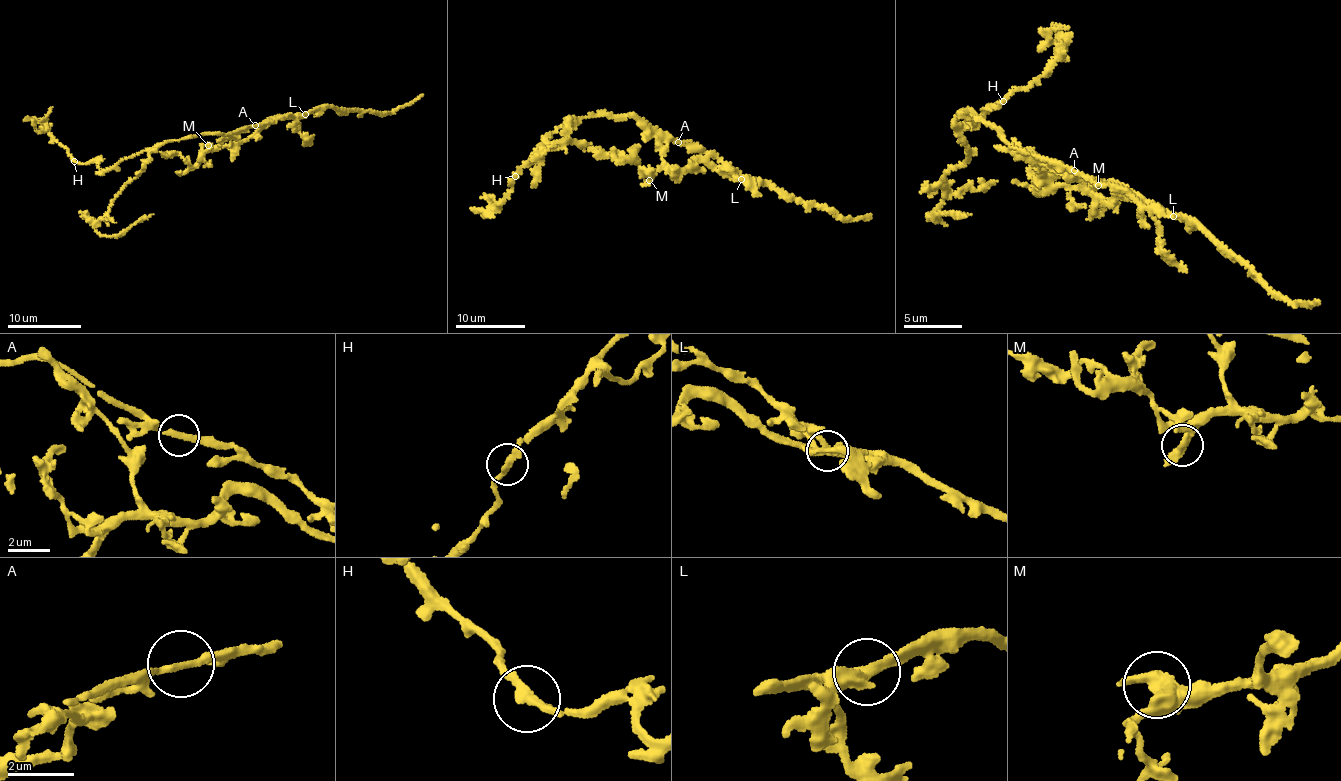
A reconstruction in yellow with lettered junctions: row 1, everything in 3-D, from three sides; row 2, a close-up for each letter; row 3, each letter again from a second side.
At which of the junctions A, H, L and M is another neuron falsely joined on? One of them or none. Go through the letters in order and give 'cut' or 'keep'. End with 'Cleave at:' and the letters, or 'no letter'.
A: keep
H: keep
L: keep
M: keep
Cleave at: no letter

